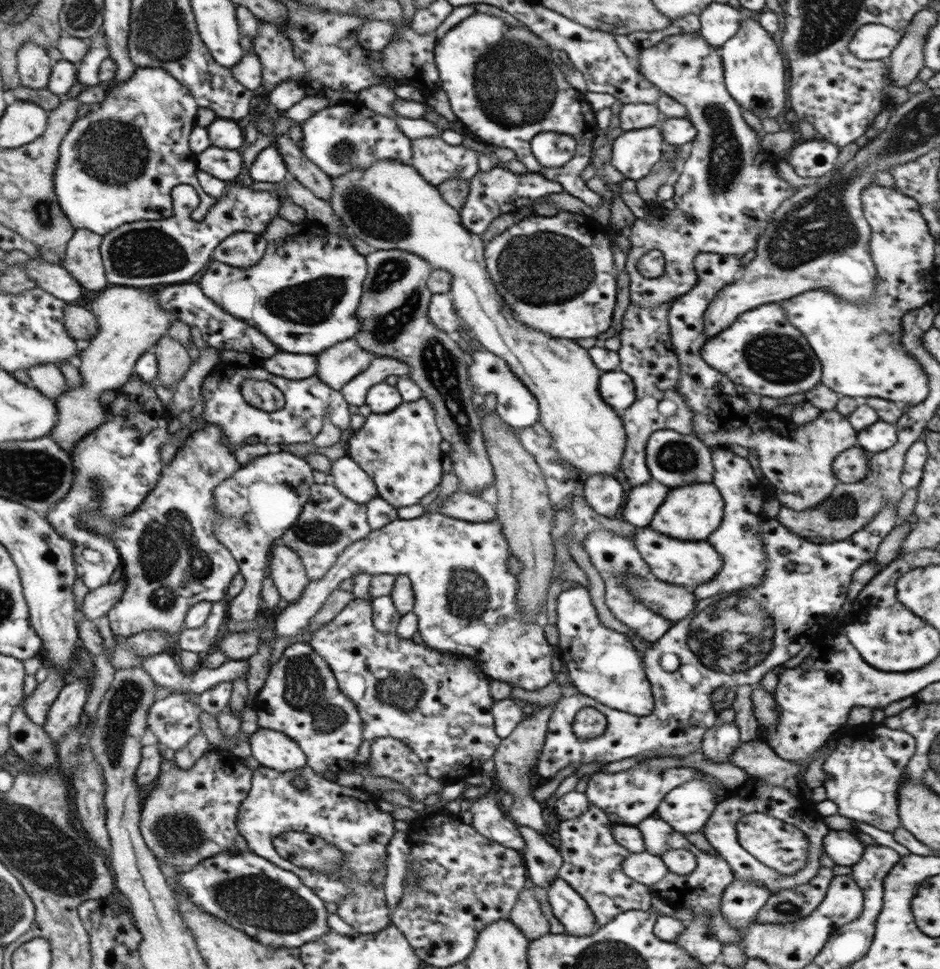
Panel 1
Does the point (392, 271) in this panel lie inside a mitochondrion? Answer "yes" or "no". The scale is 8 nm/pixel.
yes

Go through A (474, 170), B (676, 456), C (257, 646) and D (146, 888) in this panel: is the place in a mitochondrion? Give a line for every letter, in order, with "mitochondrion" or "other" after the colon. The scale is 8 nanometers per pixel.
A: other
B: mitochondrion
C: other
D: other

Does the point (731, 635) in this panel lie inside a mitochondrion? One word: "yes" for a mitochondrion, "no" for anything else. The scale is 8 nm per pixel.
yes

